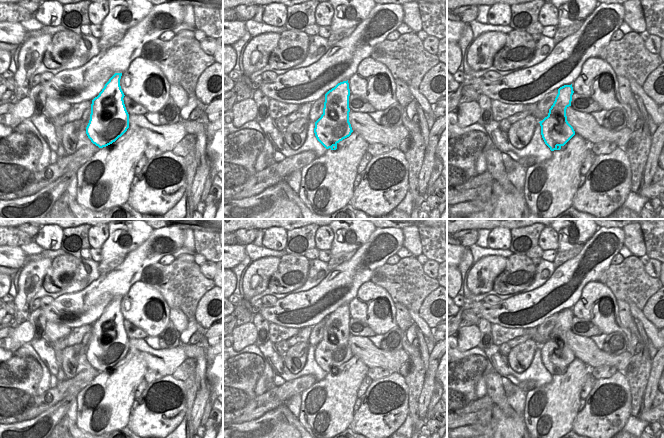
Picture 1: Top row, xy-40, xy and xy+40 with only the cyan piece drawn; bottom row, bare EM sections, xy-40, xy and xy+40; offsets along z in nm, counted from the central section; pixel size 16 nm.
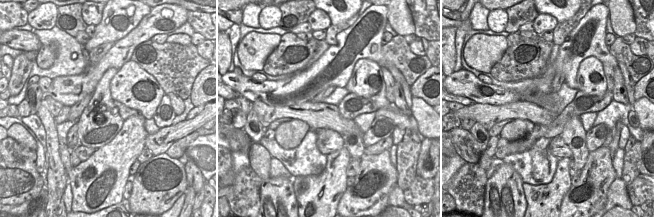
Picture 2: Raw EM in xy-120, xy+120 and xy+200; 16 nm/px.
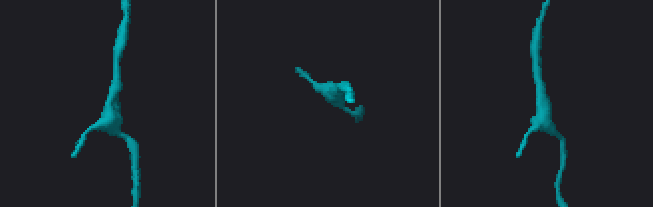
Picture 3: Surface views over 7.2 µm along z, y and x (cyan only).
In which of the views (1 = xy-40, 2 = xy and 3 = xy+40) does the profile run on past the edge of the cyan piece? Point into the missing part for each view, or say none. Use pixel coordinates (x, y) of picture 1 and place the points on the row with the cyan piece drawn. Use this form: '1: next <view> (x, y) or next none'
1: next none
2: next none
3: next none

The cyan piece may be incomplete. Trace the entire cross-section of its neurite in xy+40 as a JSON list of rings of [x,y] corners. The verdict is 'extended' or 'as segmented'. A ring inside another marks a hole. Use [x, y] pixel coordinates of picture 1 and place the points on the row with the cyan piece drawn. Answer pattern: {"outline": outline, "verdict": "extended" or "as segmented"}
{"outline": [[[572,84],[560,87],[548,116],[539,122],[542,138],[551,151],[560,150],[575,135],[566,116],[566,109],[571,106],[573,93]]], "verdict": "as segmented"}

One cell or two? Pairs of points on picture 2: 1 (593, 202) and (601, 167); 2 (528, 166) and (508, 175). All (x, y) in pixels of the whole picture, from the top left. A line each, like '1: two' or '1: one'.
1: one
2: two

